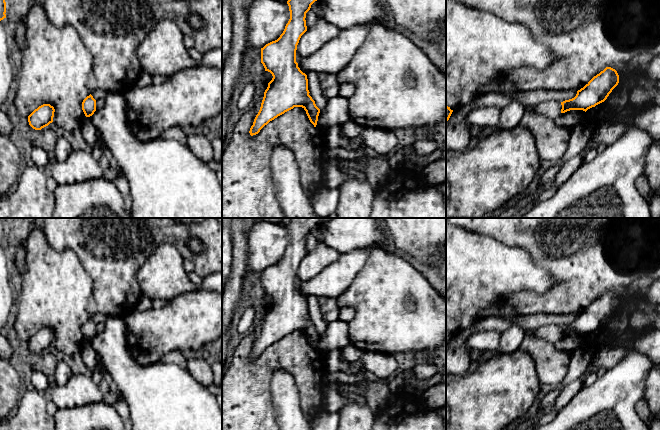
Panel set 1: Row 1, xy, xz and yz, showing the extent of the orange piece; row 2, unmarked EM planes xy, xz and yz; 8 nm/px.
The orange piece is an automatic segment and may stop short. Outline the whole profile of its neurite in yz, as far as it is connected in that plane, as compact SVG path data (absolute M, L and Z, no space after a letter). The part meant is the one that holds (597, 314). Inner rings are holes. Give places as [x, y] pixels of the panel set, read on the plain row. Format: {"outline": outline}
{"outline": "M606 291L578 314L574 322L561 326L561 337L570 334L586 336L588 333L604 326L618 307L619 299L617 295L611 291Z"}

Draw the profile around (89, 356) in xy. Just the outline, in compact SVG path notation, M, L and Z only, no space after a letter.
M85 340L80 353L81 353L82 360L85 363L85 365L88 367L88 369L91 372L93 372L97 368L100 358L95 352L95 350L92 348L89 341Z

